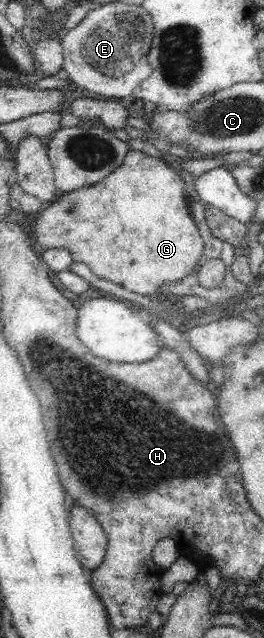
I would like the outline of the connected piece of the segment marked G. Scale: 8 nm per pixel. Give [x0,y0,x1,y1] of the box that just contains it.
[32,150,205,297]

